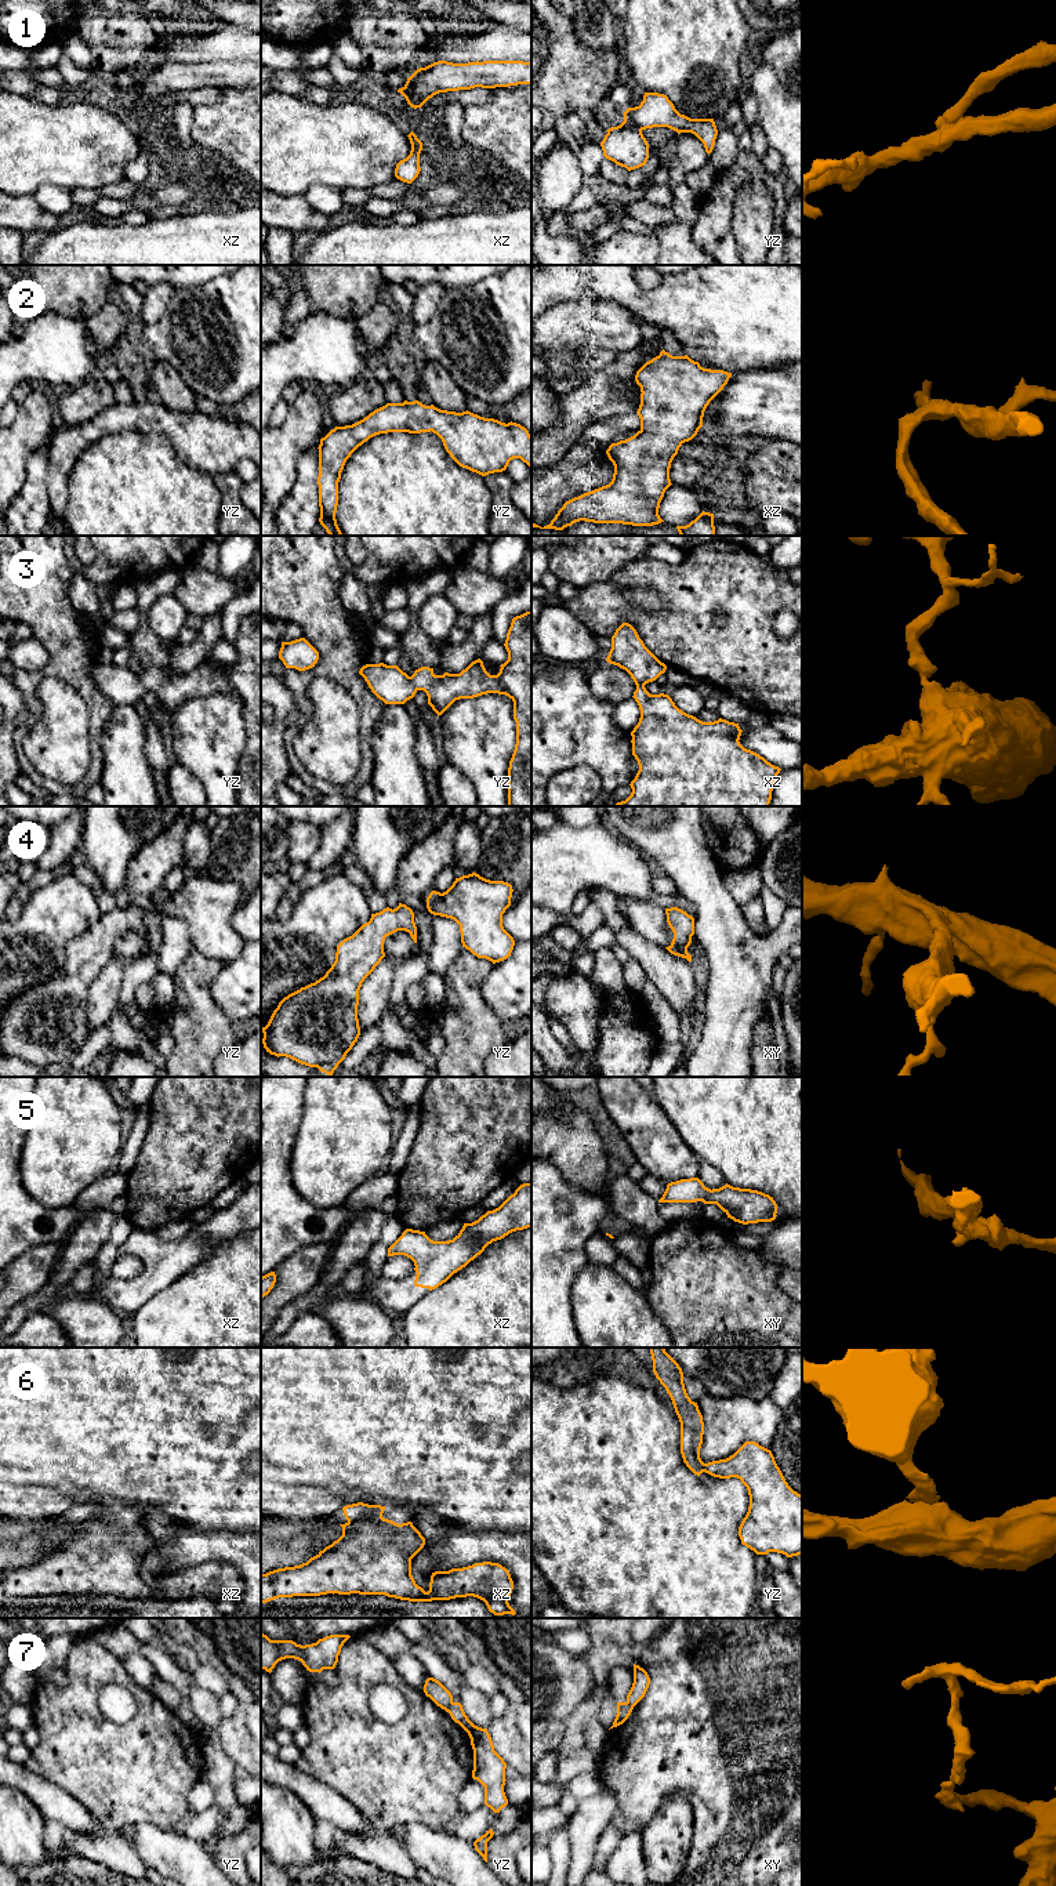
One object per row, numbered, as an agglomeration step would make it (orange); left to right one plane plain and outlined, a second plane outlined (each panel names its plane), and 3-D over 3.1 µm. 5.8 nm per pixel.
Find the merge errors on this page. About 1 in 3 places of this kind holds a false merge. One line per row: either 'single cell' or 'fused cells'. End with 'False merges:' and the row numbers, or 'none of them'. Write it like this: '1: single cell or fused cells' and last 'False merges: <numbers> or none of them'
1: fused cells
2: single cell
3: single cell
4: single cell
5: single cell
6: single cell
7: fused cells
False merges: 1, 7

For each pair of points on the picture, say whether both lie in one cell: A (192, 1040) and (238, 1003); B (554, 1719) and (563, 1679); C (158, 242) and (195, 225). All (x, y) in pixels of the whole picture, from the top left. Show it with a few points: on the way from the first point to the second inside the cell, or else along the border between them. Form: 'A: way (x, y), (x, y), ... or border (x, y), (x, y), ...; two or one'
A: border (211, 983), (214, 1001), (236, 1025); two
B: way (554, 1709), (554, 1689); one
C: way (167, 242), (178, 242), (185, 235); one

